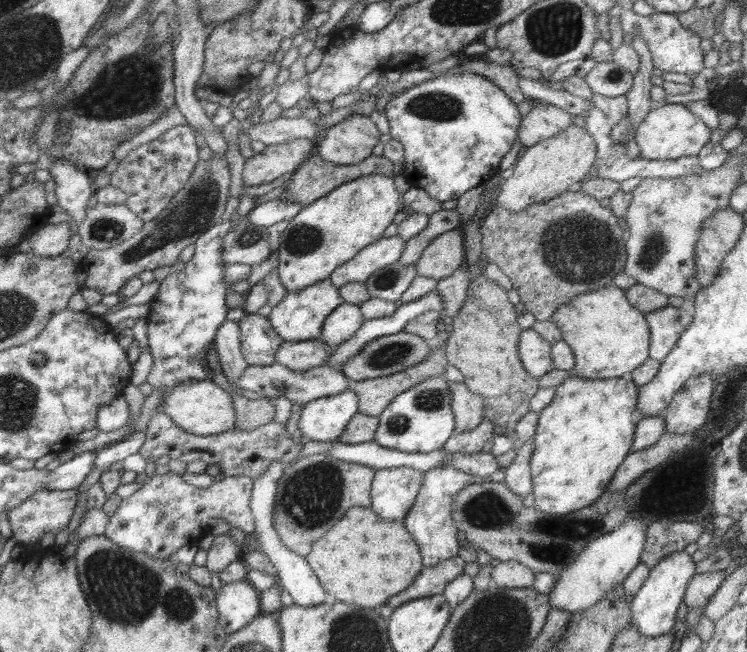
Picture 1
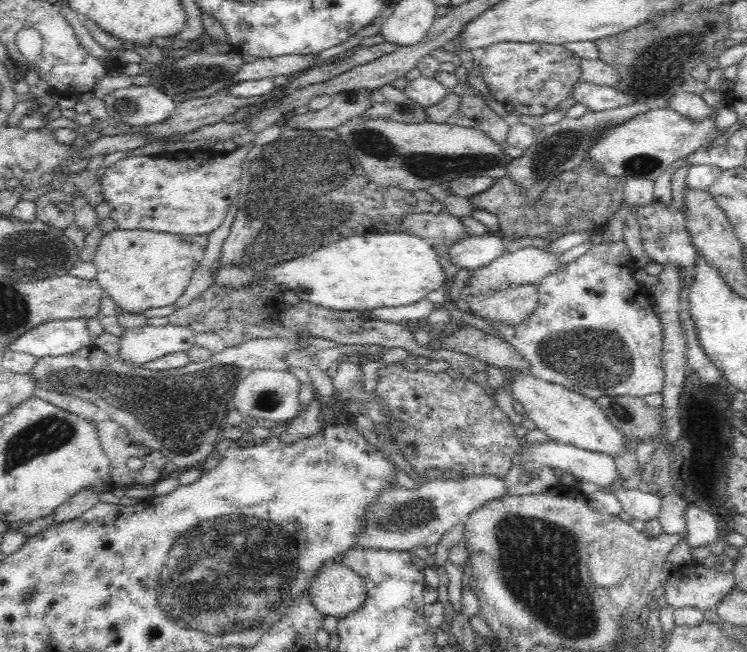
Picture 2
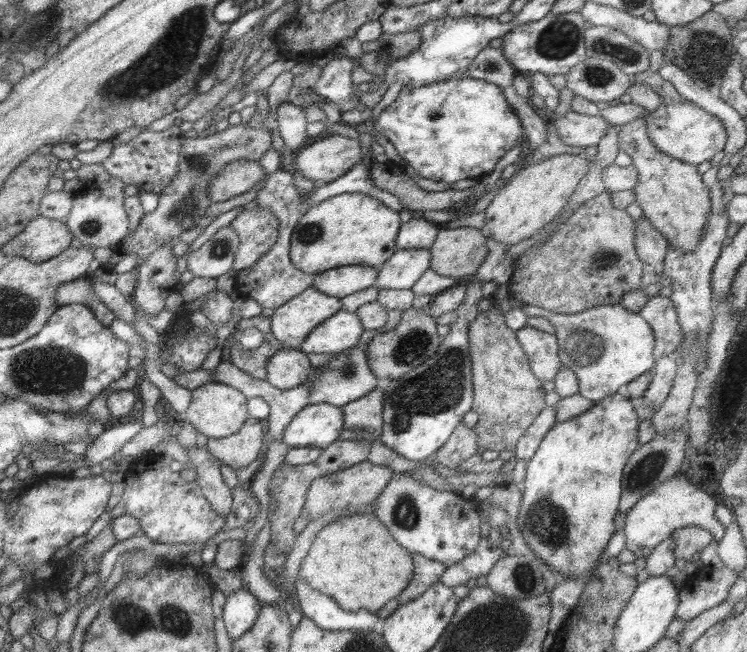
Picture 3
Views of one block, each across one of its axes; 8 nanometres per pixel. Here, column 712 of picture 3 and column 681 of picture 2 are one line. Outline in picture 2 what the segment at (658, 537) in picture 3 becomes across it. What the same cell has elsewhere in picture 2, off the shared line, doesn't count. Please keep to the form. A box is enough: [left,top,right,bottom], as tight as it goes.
[658,490,691,538]

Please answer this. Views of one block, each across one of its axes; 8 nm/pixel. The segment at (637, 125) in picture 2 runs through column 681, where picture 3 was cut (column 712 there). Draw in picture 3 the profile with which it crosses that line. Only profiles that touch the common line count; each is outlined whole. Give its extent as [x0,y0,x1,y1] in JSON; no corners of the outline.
[630,70,727,167]

